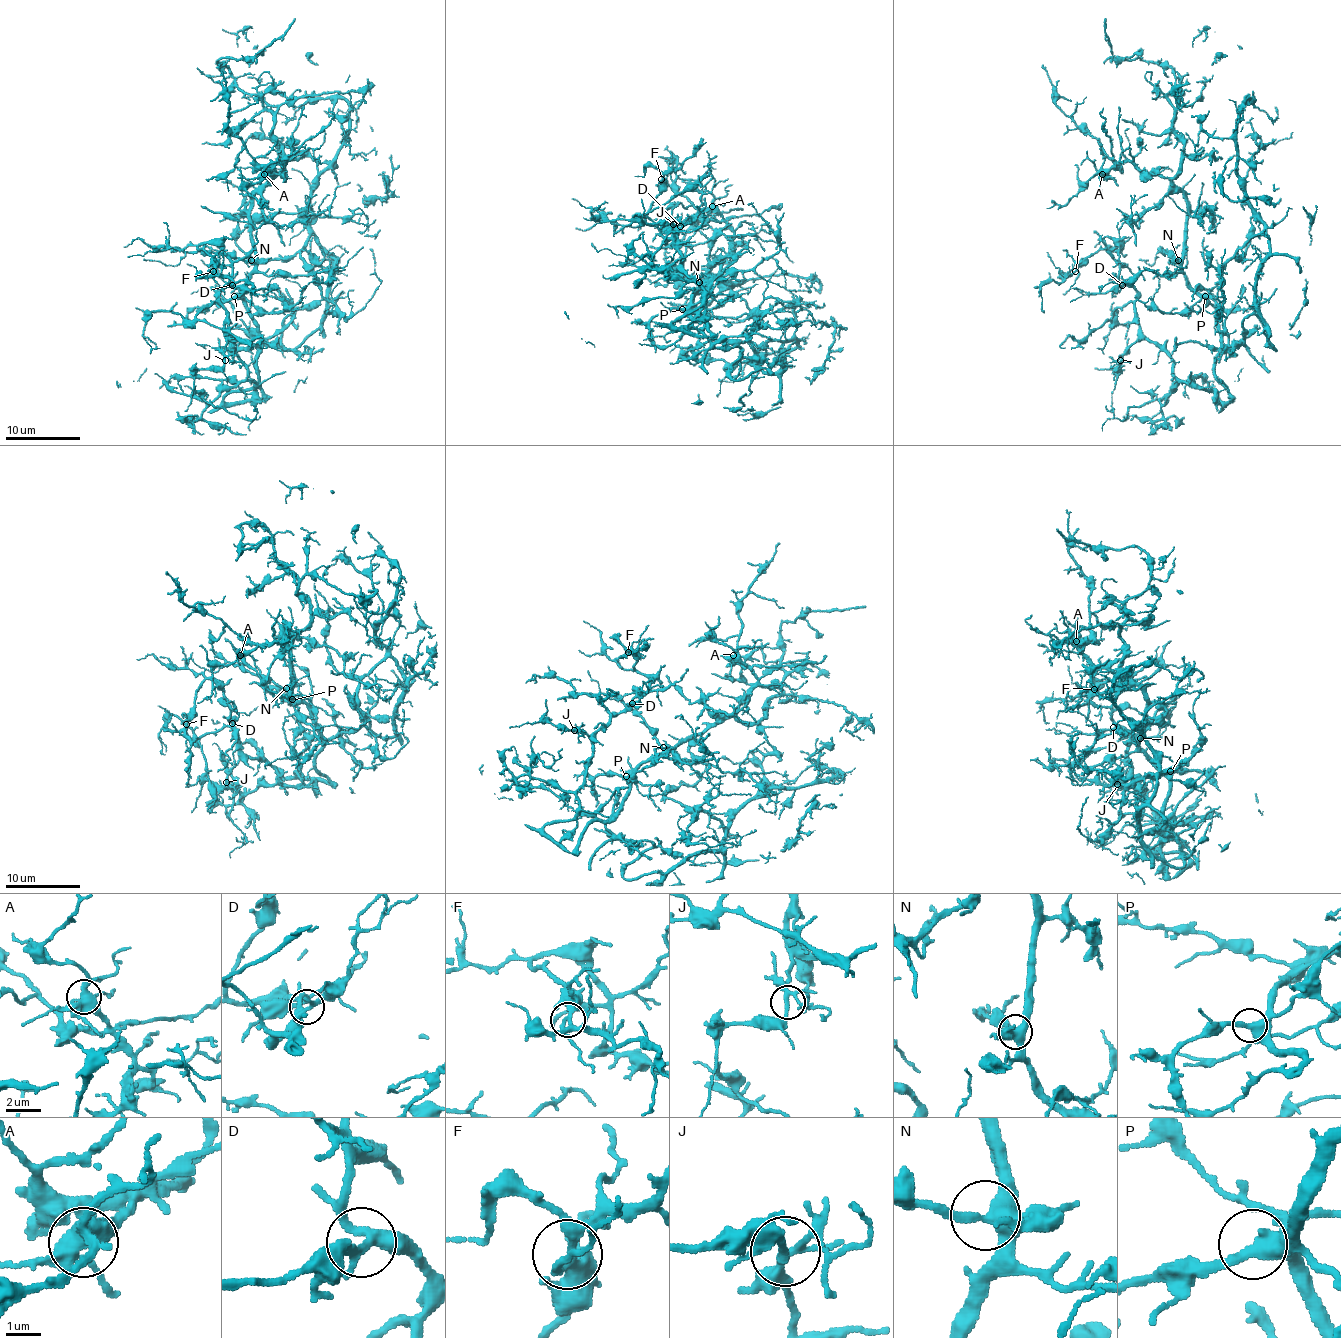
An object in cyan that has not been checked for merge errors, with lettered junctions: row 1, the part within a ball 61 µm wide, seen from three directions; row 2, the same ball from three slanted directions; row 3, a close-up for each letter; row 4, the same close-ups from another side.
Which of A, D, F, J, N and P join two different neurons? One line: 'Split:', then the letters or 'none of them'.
Split: none of them

